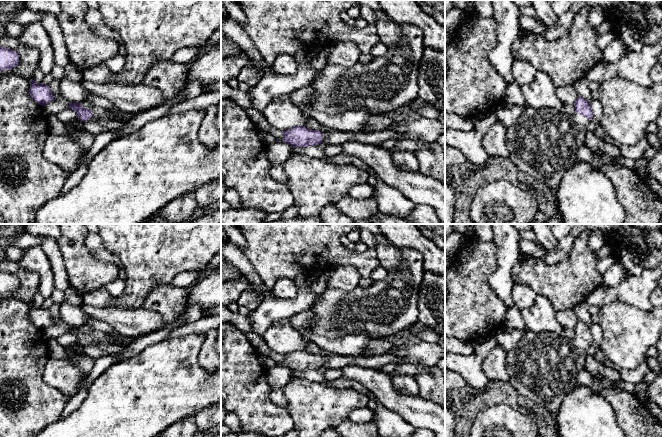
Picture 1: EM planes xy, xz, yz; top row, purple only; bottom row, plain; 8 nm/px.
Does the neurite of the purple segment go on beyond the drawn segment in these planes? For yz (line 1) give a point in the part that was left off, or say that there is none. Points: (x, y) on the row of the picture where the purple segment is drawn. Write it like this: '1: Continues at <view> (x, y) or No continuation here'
1: Continues at yz (544, 143)

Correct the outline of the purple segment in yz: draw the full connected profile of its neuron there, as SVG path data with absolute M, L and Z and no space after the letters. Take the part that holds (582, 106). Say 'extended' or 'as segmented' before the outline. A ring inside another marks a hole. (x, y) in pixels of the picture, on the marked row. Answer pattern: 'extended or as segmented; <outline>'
extended; M579 96L574 107L575 114L568 115L551 107L537 109L526 106L518 121L507 128L509 159L521 172L556 191L565 172L577 161L578 150L585 144L587 126L593 118L590 103L584 98Z

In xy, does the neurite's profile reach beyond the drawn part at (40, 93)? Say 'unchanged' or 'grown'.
unchanged

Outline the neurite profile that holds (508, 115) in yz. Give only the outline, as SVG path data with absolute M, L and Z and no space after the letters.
M506 103L503 106L498 106L494 113L496 115L497 121L508 128L517 123L521 113L524 111L526 106L527 105L518 106Z

